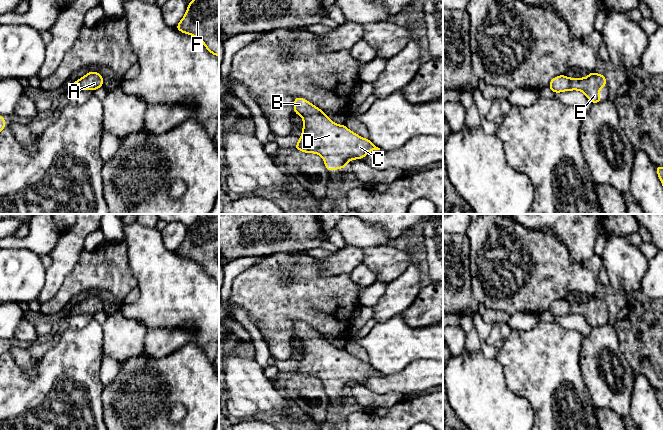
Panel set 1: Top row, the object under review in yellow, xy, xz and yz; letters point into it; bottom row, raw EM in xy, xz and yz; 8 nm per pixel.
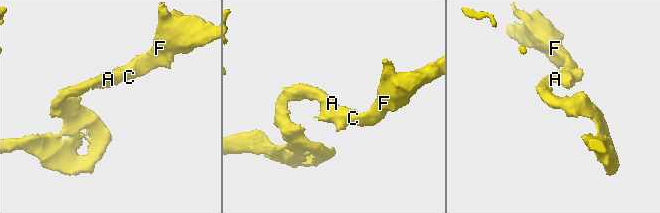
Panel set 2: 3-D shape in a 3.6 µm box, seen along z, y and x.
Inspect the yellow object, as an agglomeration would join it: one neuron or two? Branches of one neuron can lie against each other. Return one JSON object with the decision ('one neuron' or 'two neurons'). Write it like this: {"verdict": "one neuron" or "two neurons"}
{"verdict": "one neuron"}

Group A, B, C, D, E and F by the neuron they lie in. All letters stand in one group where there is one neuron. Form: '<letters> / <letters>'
A B C D E F

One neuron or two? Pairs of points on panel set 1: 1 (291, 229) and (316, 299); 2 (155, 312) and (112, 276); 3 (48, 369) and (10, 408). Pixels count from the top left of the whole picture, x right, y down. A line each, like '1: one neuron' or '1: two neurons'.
1: two neurons
2: two neurons
3: one neuron

